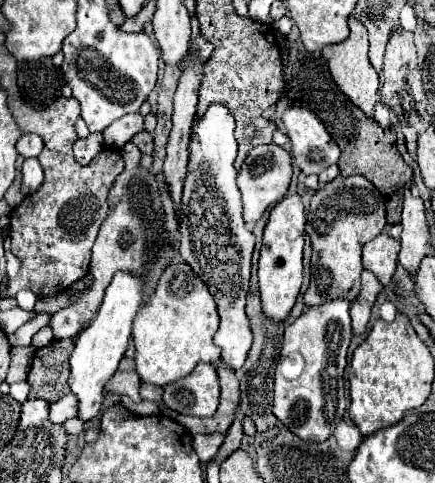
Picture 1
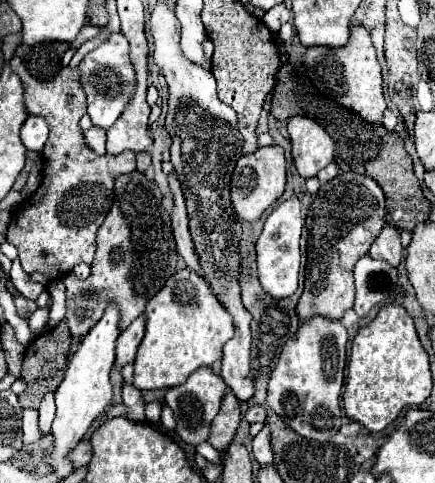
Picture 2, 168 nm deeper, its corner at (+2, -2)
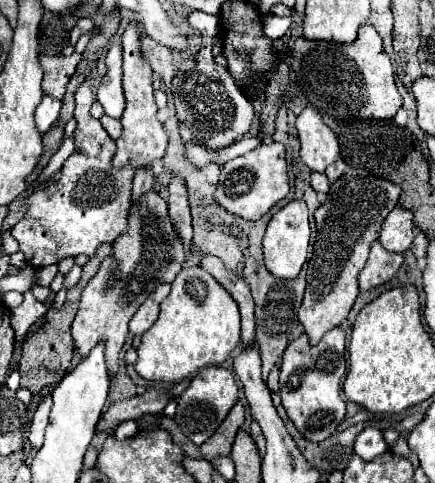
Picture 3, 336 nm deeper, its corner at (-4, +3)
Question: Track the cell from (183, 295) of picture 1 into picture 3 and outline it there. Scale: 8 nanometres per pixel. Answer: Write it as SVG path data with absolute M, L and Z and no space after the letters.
M185 267L161 303L159 319L141 337L135 371L147 381L175 383L199 373L203 367L221 365L241 339L239 323L239 309L231 295L201 267Z

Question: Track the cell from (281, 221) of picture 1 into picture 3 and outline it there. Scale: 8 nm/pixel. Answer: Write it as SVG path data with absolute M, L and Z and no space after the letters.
M293 199L285 207L281 207L269 221L267 233L263 237L263 253L265 265L271 275L279 279L295 279L307 261L307 245L309 245L309 213L307 203L303 199Z

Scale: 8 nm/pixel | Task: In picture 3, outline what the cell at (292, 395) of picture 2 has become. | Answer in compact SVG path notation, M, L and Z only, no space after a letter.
M341 327L327 331L317 345L311 345L305 333L287 345L279 367L281 405L299 433L309 441L331 437L343 421L345 401L341 397L341 379L345 371L345 331Z

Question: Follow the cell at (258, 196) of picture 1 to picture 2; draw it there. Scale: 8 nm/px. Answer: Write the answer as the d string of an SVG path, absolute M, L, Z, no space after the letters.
M281 146L257 148L253 154L241 156L231 174L231 204L239 218L255 222L261 214L283 196L285 190L285 156Z

